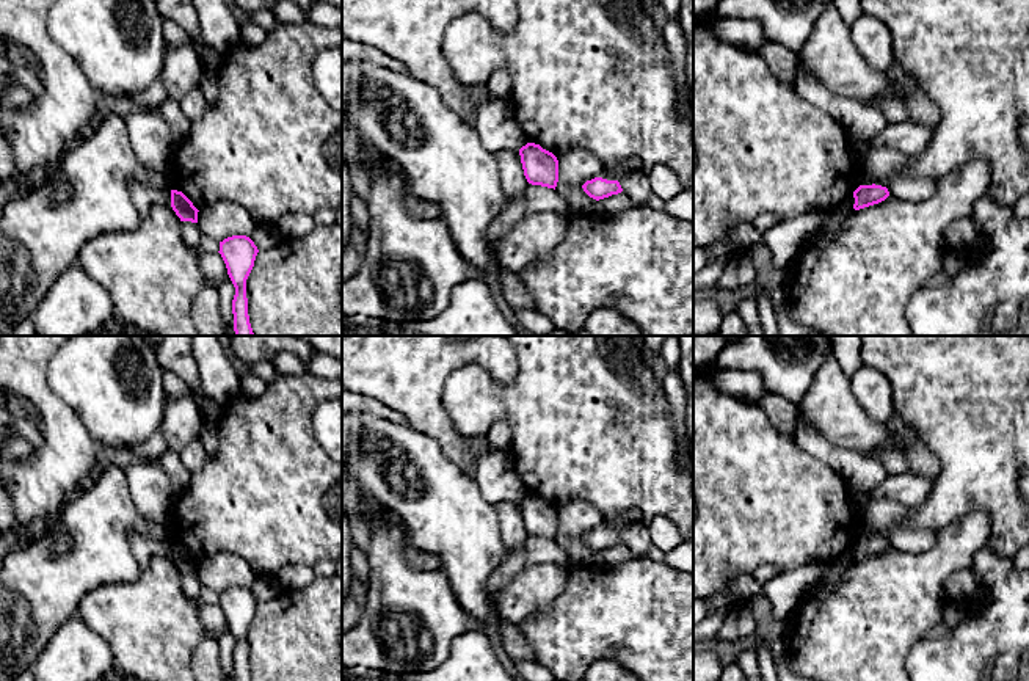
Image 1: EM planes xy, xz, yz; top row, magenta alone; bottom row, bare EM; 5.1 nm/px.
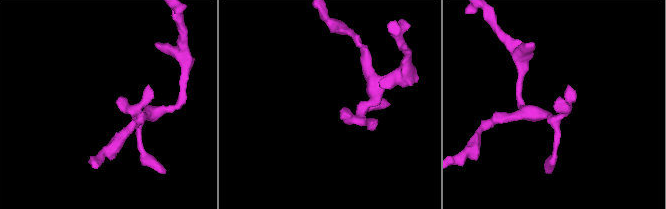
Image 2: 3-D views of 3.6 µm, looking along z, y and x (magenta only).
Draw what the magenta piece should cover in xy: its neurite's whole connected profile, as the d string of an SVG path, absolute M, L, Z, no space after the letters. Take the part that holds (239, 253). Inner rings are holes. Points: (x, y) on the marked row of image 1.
M232 235L220 242L218 253L235 287L232 300L235 336L254 336L248 315L246 279L254 267L259 249L249 237Z

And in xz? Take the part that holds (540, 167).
M527 143L519 149L519 155L529 184L555 190L558 160L552 152L543 149L540 144Z

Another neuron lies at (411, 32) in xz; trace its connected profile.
M342 0L342 38L402 61L474 126L475 108L496 96L488 85L461 83L442 52L449 24L471 14L502 33L518 25L516 0Z

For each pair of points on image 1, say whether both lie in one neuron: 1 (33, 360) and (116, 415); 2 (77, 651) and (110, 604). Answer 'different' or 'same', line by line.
1: different
2: different

